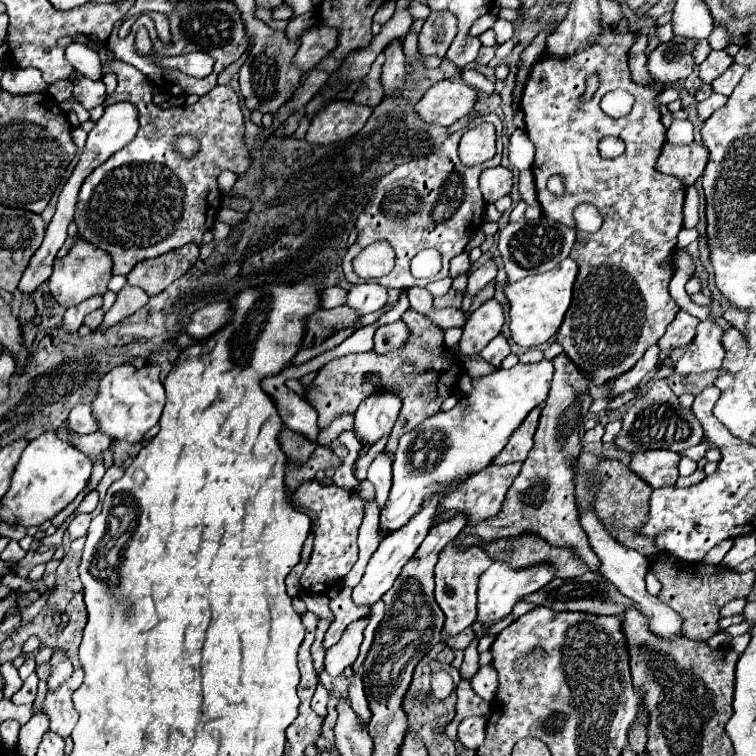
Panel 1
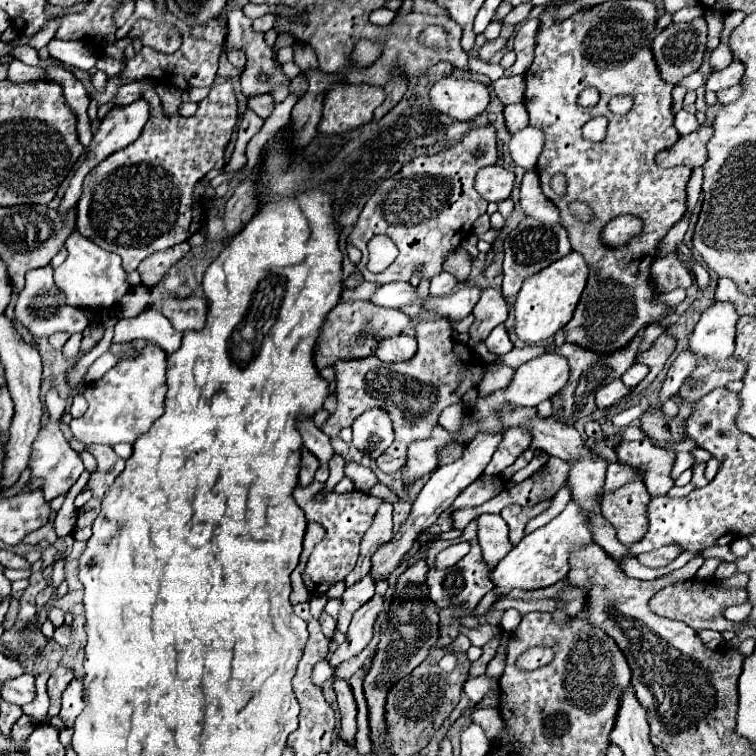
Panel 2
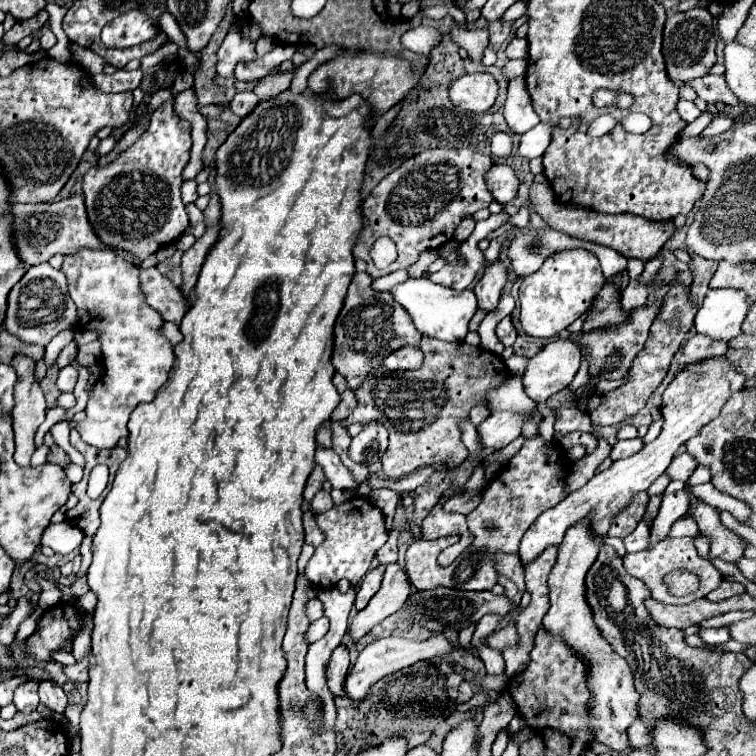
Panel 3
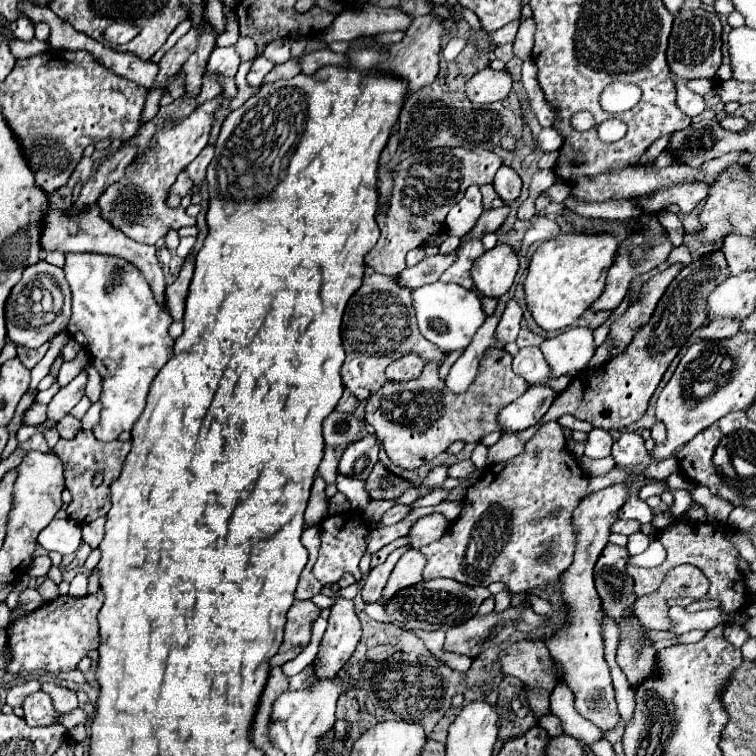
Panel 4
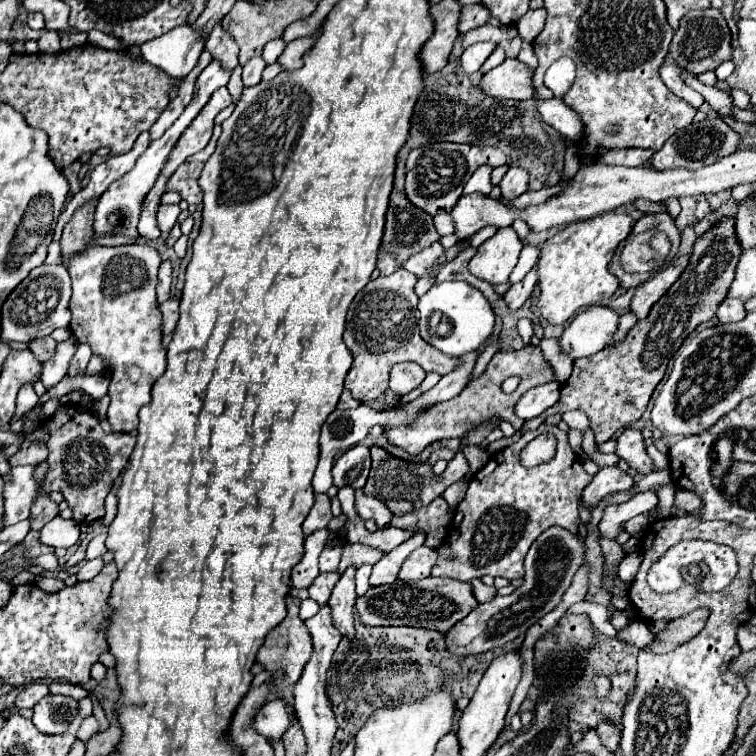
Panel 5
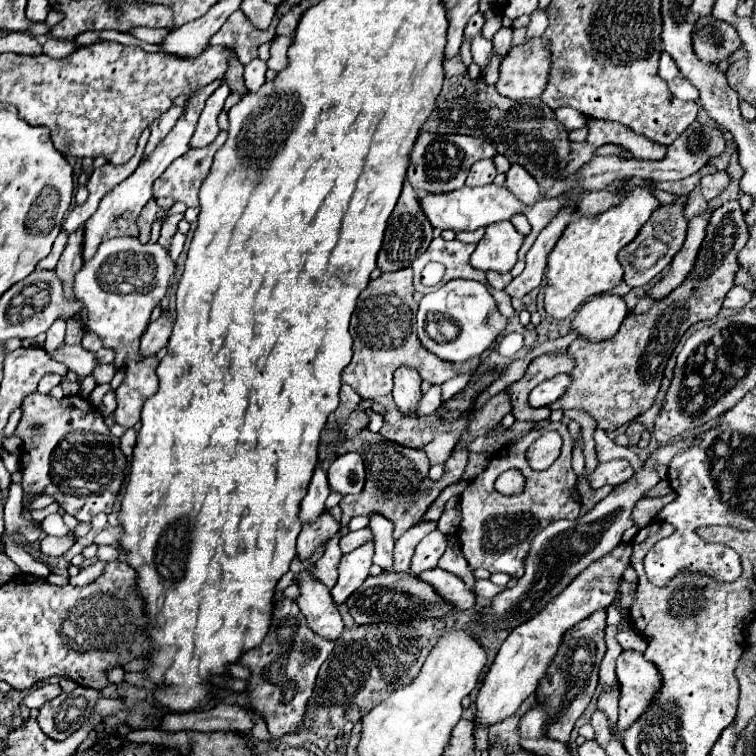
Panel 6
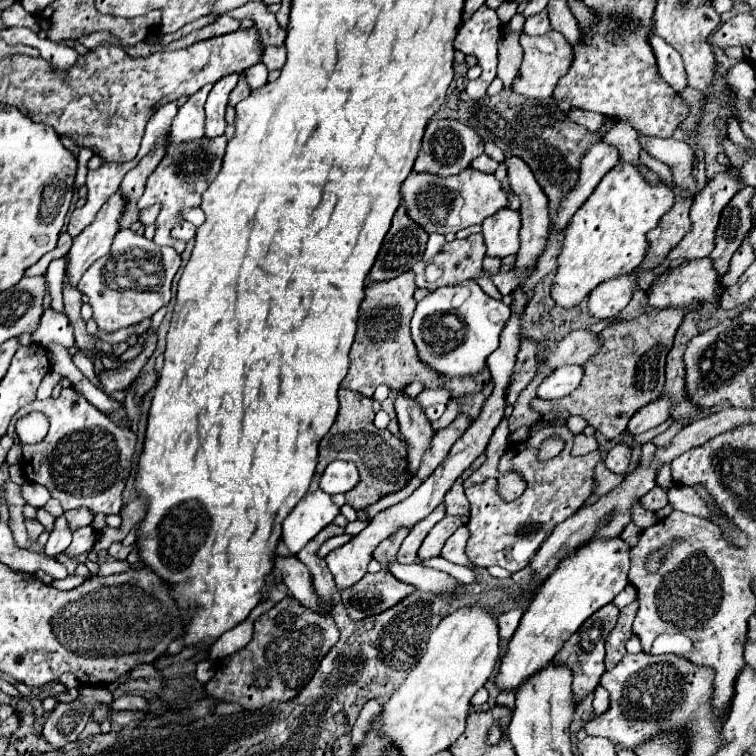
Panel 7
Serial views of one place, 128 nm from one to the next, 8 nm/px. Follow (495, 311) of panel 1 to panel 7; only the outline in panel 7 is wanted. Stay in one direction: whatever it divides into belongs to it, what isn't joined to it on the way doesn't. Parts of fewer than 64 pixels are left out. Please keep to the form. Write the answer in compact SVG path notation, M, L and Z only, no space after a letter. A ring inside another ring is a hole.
M510 206L496 212L482 222L482 234L486 244L488 256L510 256L518 252L520 246L520 212L512 210Z

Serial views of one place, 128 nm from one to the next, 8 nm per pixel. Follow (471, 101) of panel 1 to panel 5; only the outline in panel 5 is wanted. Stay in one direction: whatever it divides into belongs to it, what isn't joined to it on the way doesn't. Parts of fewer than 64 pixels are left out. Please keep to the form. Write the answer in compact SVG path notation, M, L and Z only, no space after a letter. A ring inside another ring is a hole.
M506 58L500 66L482 76L480 88L496 98L530 100L534 98L534 70L518 58Z

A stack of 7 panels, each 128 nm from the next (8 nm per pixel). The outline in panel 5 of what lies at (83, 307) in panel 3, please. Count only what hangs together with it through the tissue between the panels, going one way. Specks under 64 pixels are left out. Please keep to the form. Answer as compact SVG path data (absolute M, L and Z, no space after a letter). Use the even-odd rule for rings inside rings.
M146 242L124 246L90 246L76 254L68 272L72 278L70 330L80 342L88 342L94 354L104 356L110 376L108 422L114 432L132 432L138 426L138 410L150 402L150 390L166 368L166 350L160 336L160 310L156 302L158 266L162 258Z

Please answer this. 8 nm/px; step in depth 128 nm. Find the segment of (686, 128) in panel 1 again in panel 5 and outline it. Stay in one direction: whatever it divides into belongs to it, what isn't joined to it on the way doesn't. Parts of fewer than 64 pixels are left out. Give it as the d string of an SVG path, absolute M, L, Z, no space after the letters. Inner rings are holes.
M664 62L662 68L660 68L660 76L662 76L662 80L664 80L664 84L668 86L670 92L674 92L676 96L680 96L682 100L686 100L688 104L692 104L694 108L700 108L700 106L702 106L704 98L702 98L696 90L692 90L690 86L686 86L686 84L682 82L680 70L678 70L674 64Z

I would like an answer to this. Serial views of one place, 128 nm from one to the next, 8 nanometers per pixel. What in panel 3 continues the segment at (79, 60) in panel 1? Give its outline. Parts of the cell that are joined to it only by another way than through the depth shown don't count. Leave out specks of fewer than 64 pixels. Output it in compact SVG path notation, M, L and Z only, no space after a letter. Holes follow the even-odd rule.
M44 24L44 26L40 28L40 38L38 38L38 42L40 42L40 46L46 48L46 50L56 44L56 36L54 36L54 32L50 30L48 24Z

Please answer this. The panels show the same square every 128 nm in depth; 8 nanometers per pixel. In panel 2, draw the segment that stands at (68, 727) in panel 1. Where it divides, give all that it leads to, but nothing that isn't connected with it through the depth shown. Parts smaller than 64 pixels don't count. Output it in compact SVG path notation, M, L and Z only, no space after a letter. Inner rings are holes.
M74 678L68 688L62 694L62 710L60 710L60 718L66 722L66 726L74 726L76 716L82 712L84 708L84 698L82 698L82 680Z

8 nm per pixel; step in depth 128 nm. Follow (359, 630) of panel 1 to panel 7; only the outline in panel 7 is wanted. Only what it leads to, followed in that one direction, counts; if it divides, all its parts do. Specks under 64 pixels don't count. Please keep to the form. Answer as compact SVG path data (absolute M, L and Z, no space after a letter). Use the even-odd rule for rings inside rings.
M444 516L444 520L440 520L430 534L426 536L426 540L422 542L420 550L418 550L418 558L432 558L432 556L440 556L440 550L444 546L444 542L456 532L458 526L462 526L464 522L460 520L460 516Z

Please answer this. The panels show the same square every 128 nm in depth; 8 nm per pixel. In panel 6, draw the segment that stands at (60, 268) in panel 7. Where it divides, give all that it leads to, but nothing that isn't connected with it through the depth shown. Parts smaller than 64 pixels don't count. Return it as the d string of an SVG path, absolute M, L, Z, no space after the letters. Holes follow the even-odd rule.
M58 320L50 326L50 330L46 332L46 342L44 342L44 350L48 354L54 354L56 348L62 348L64 346L64 328L66 328L66 322L64 320Z

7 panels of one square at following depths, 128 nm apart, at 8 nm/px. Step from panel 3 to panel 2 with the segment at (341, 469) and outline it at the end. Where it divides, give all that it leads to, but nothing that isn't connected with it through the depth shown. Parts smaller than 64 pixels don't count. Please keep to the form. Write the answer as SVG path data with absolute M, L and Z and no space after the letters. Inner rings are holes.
M300 420L300 434L302 434L304 446L320 460L320 464L328 464L330 458L334 456L334 450L330 446L330 438L316 428L314 420Z

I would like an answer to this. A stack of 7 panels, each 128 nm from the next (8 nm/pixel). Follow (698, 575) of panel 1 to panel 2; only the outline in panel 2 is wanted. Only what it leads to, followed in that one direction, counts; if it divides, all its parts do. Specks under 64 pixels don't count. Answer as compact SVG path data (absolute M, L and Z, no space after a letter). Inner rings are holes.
M686 580L674 586L668 586L664 590L660 590L658 594L652 596L649 600L649 607L652 612L656 612L658 616L664 618L672 618L672 620L680 620L684 624L688 624L694 630L702 630L702 628L710 628L710 630L718 631L720 633L728 630L740 634L746 626L744 624L736 624L724 618L724 610L736 604L744 604L748 602L748 592L742 590L726 590L722 586L716 586L712 580L704 580L704 586L700 580Z

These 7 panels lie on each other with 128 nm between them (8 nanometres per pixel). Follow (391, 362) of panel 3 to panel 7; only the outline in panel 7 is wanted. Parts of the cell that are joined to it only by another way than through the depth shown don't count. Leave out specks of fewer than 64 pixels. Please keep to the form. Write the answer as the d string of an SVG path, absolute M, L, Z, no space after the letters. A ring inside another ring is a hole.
M404 392L398 394L394 406L396 406L398 424L400 424L400 434L408 450L408 478L412 478L418 472L422 458L430 448L434 430L432 430L432 424L426 420L424 412L420 410L420 406L414 400L406 398Z

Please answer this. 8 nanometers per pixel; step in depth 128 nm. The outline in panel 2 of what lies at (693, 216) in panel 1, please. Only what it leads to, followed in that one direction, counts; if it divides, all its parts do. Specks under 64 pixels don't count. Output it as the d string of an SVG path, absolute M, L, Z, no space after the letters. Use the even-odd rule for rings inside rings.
M694 168L692 170L692 178L688 182L688 216L690 216L700 192L702 192L700 188L702 188L702 168Z

